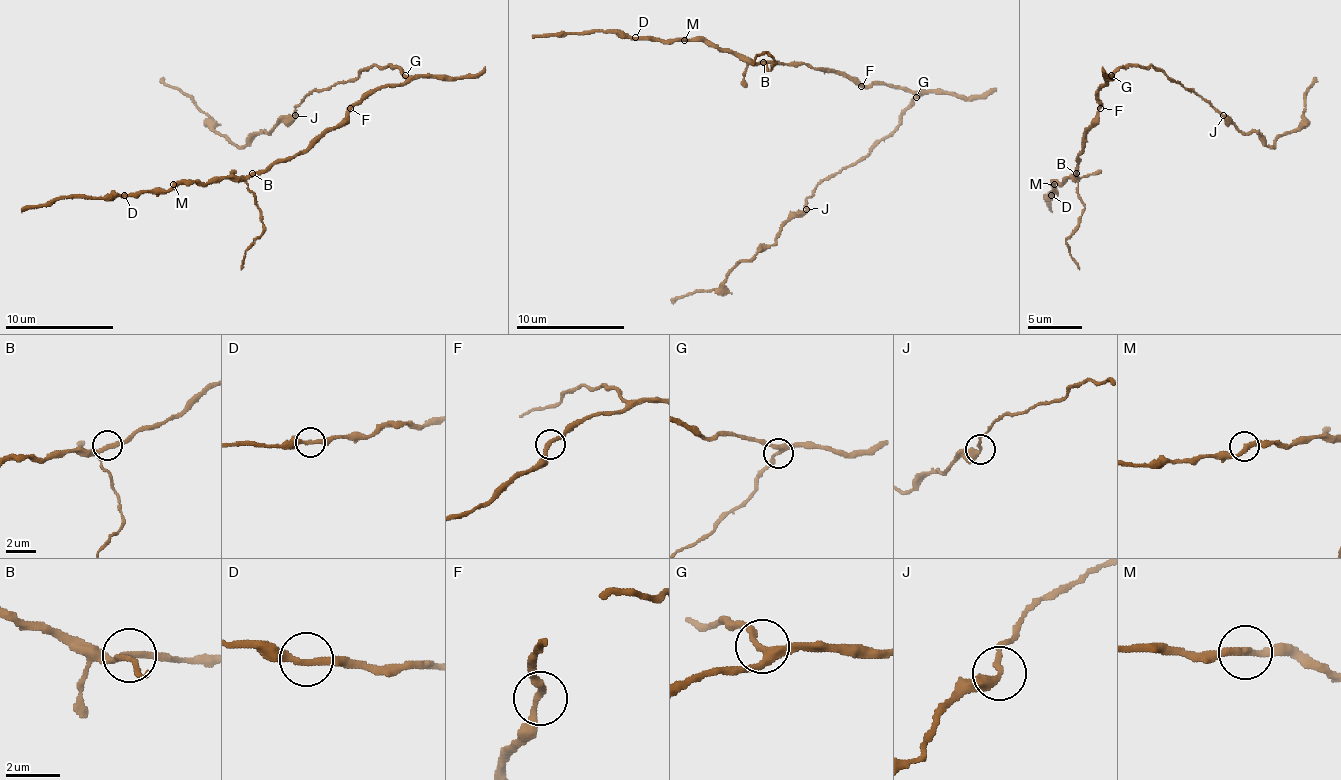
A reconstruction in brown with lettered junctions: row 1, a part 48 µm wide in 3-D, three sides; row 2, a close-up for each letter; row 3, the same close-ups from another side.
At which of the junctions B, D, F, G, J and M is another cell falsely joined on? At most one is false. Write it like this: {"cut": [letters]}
{"cut": []}

